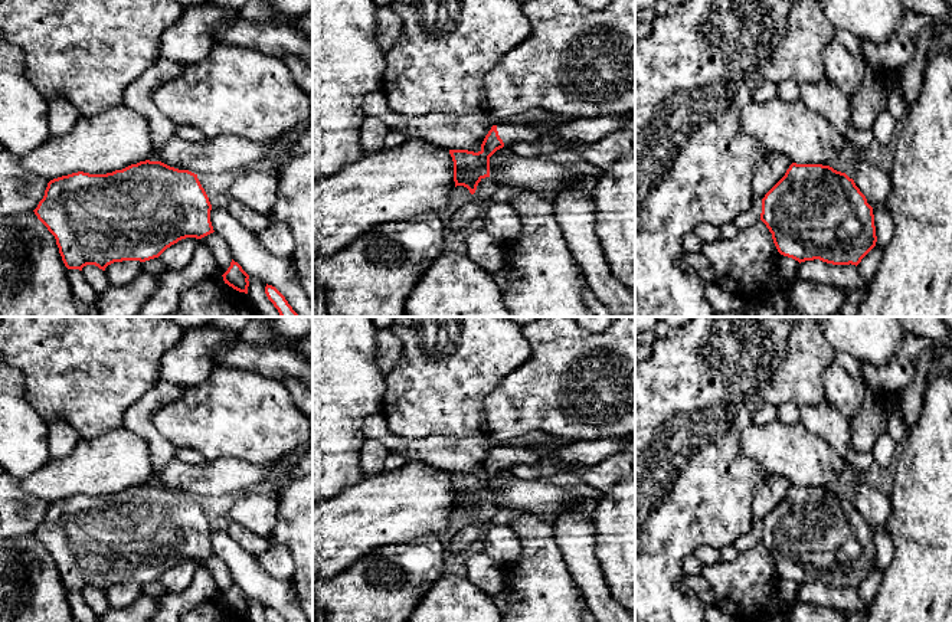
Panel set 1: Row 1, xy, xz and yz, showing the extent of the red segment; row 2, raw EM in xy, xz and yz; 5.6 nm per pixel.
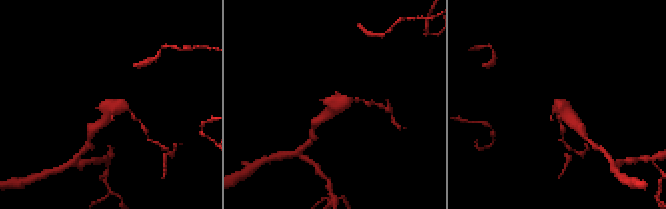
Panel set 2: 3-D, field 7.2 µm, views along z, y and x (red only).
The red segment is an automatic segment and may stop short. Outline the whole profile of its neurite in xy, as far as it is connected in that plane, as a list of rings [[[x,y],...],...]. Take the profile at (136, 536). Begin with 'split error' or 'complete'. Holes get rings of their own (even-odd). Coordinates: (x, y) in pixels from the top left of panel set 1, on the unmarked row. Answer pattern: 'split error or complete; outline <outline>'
complete; outline [[[145,482],[107,497],[78,494],[53,501],[33,534],[55,559],[68,592],[95,587],[105,593],[114,585],[145,585],[181,562],[213,556],[210,533],[197,497]]]

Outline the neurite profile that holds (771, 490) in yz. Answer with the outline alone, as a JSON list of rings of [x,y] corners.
[[[766,474],[753,492],[753,518],[763,521],[765,517],[785,498],[791,487],[791,482],[783,477]]]

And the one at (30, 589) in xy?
[[[35,534],[0,537],[0,622],[76,622],[56,562]]]

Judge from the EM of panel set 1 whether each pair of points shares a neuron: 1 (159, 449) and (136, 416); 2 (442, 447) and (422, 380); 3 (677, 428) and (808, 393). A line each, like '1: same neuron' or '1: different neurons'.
1: same neuron
2: different neurons
3: same neuron

